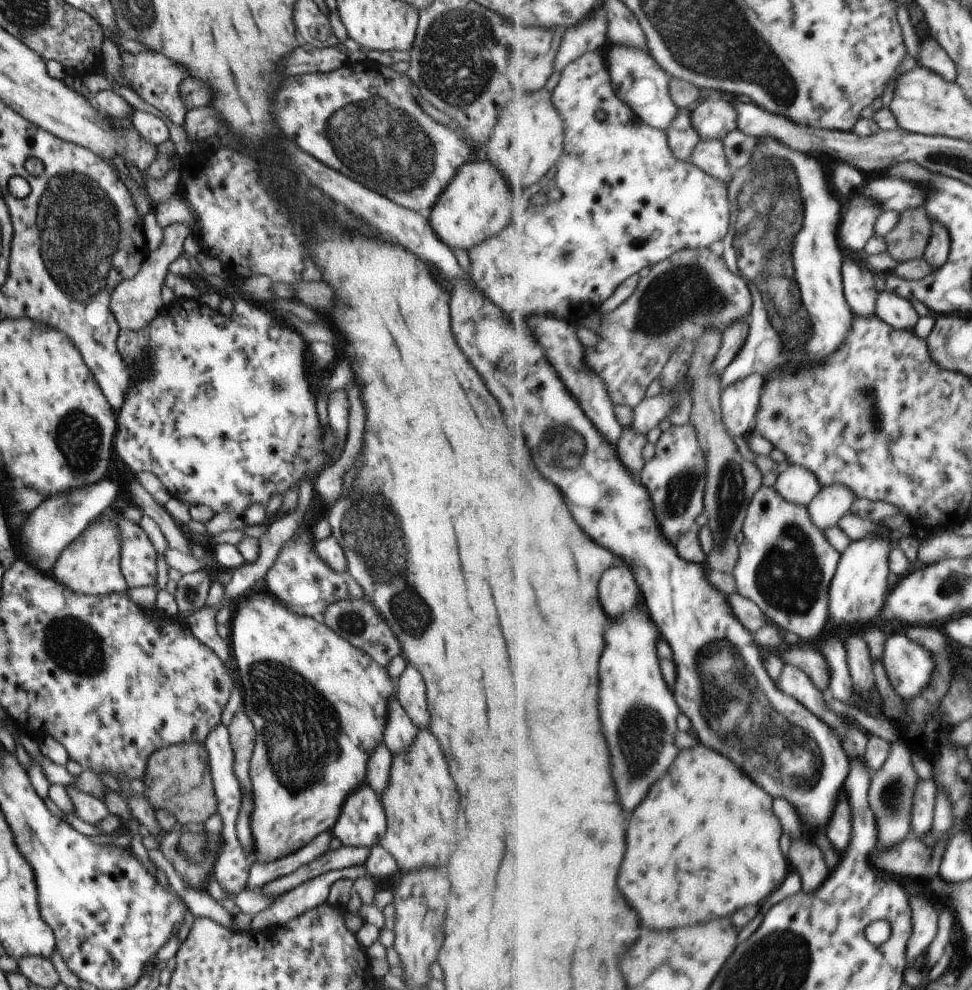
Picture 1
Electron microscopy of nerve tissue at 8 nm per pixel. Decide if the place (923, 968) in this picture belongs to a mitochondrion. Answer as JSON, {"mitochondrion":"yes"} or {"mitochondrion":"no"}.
{"mitochondrion":"no"}

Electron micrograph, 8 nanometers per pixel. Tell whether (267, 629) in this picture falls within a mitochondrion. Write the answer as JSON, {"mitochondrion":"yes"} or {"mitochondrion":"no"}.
{"mitochondrion":"no"}

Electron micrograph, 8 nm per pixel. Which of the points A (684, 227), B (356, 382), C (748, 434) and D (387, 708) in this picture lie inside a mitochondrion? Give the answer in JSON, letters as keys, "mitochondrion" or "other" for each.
{"A":"other","B":"other","C":"other","D":"other"}

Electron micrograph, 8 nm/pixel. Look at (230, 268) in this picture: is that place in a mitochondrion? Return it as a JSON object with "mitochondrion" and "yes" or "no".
{"mitochondrion":"no"}

